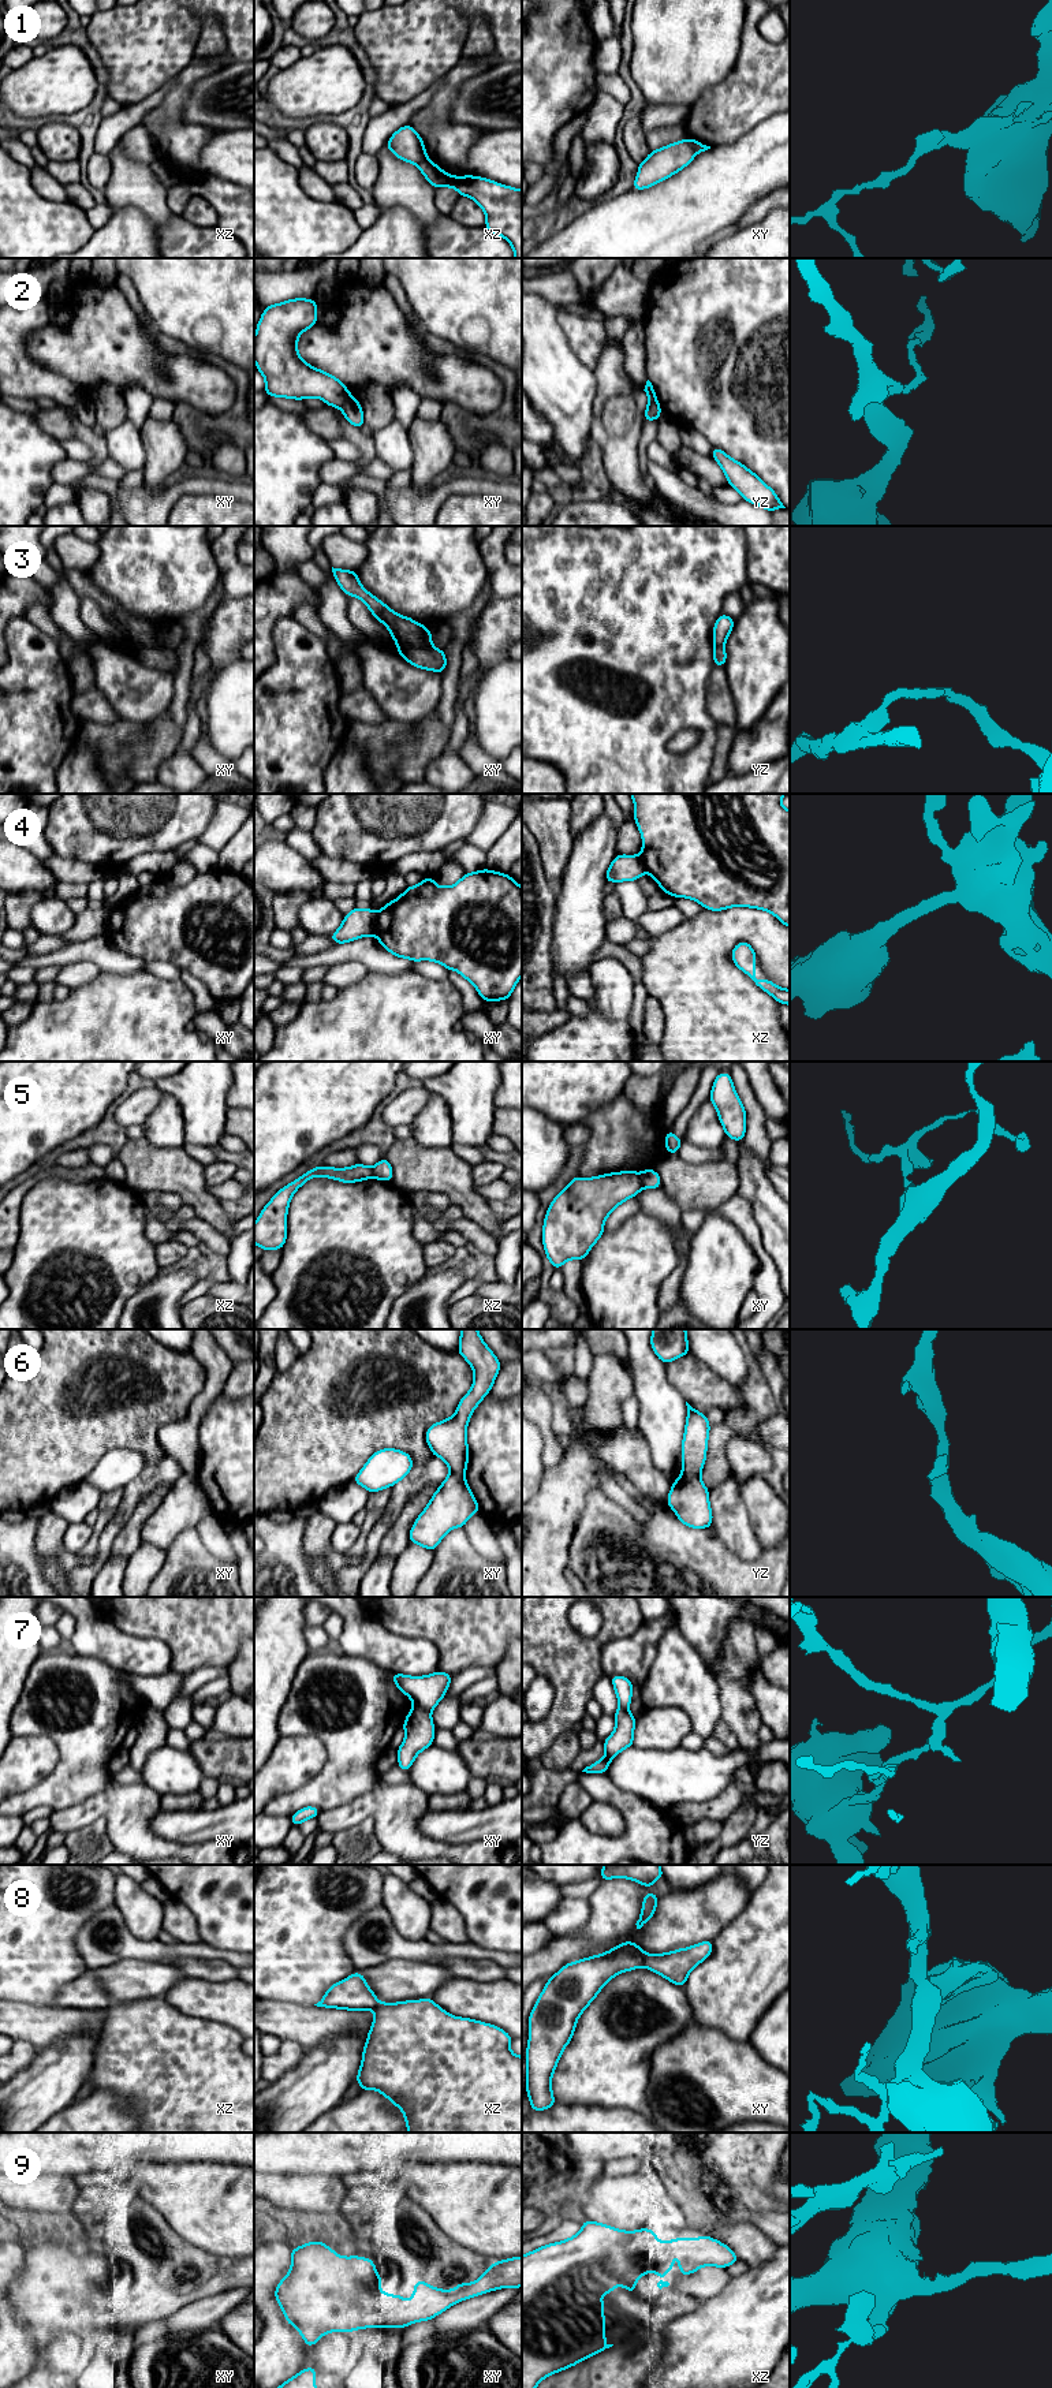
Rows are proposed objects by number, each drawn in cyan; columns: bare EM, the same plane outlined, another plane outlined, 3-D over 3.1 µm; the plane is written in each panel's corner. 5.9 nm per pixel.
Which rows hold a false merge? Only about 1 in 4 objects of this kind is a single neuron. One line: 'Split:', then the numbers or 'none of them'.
Split: 1, 2, 3, 4, 5, 6, 7, 8

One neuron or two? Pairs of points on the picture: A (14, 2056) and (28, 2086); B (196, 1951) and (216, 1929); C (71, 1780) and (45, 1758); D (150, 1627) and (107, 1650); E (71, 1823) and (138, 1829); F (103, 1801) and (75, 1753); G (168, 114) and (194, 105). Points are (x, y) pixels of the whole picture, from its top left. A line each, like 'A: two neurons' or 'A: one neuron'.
A: two neurons
B: two neurons
C: two neurons
D: two neurons
E: one neuron
F: two neurons
G: two neurons

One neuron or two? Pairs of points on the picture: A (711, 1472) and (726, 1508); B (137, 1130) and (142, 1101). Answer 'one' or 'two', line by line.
A: two
B: two

